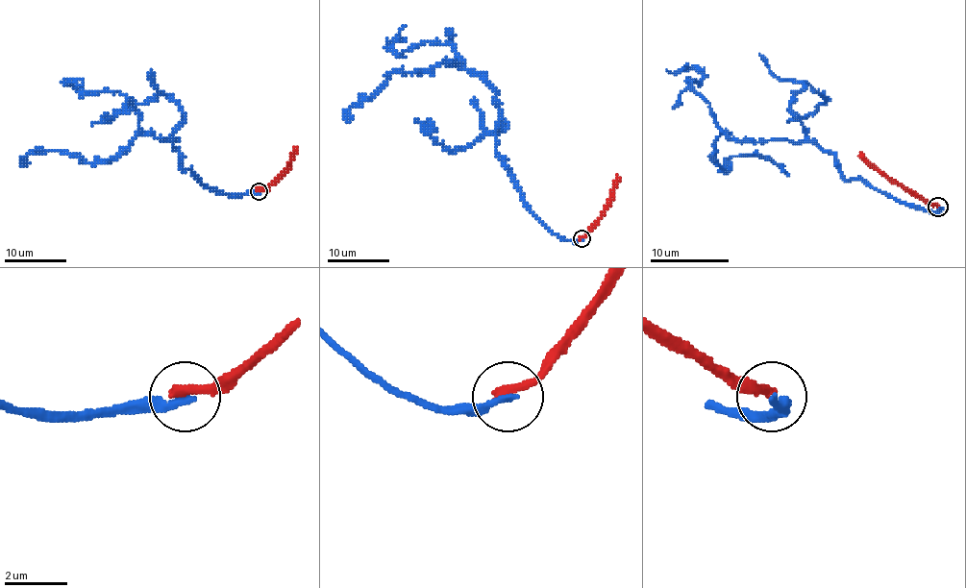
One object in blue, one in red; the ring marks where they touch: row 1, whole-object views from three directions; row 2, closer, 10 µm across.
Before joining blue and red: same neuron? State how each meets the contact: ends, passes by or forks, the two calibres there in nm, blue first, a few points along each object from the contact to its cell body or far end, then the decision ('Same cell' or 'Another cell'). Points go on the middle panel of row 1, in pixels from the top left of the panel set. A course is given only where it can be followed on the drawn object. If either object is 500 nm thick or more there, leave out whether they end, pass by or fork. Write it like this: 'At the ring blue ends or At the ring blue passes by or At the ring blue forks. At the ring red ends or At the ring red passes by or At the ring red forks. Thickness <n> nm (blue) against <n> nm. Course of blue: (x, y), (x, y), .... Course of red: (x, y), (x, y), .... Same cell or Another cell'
At the ring blue ends. At the ring red ends. Thickness 240 nm (blue) against 320 nm. Course of blue: (582, 237), (558, 237), (526, 205), (496, 151), (496, 91), (475, 73), (440, 61), (393, 71), (350, 121). Course of red: (582, 237), (608, 204), (617, 176). Another cell

